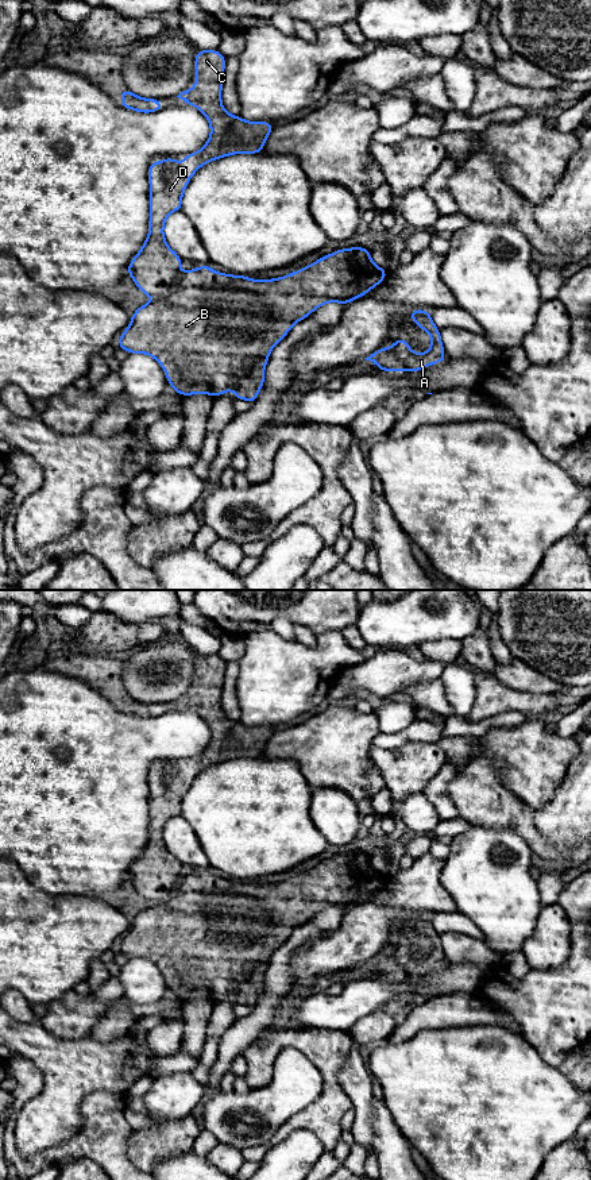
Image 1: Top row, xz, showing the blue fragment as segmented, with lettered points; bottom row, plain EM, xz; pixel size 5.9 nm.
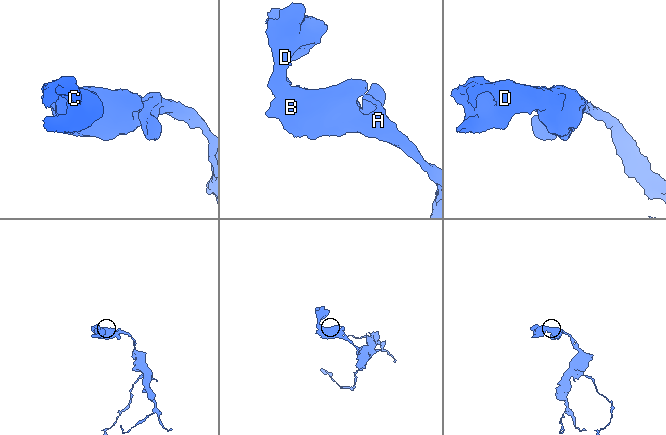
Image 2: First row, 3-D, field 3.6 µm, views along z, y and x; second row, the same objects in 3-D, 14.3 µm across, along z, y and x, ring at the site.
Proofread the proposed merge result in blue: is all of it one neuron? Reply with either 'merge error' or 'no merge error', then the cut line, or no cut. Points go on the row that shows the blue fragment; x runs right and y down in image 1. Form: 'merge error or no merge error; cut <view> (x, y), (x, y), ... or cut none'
no merge error; cut none

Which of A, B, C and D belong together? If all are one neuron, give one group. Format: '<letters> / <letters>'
A B C D

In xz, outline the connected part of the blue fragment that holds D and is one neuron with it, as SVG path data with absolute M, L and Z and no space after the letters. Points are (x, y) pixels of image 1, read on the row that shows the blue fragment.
M197 50L194 58L196 85L181 92L177 97L186 105L196 107L210 124L210 136L197 151L185 154L179 165L173 157L150 163L147 177L150 182L150 221L148 236L139 252L130 261L127 274L135 286L152 297L146 305L140 305L131 316L131 323L119 336L117 346L128 354L147 354L163 369L167 383L179 396L205 393L213 398L224 394L228 389L235 393L236 400L255 404L259 390L264 385L264 369L271 350L289 333L291 327L306 319L313 311L327 302L348 302L360 298L376 285L383 282L389 271L381 269L371 259L371 252L364 247L340 248L316 262L273 279L251 279L247 275L232 275L212 270L208 265L179 273L182 258L173 251L165 239L163 225L169 215L182 211L182 194L196 171L205 163L233 154L260 154L270 132L273 122L247 122L240 116L228 113L221 103L223 74L225 57L219 50Z

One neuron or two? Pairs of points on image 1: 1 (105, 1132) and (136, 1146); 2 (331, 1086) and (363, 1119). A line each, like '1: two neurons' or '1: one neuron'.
1: two neurons
2: two neurons

